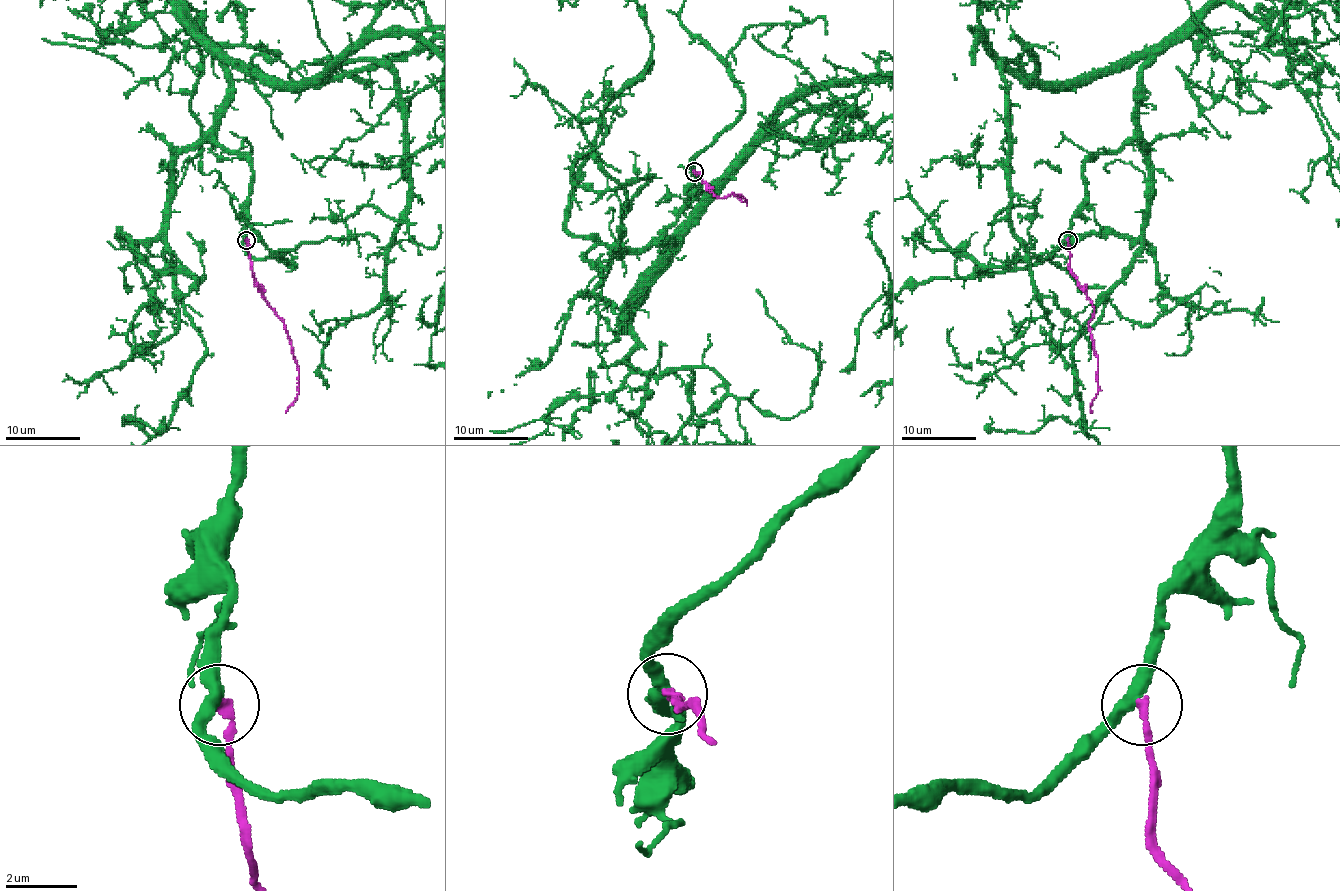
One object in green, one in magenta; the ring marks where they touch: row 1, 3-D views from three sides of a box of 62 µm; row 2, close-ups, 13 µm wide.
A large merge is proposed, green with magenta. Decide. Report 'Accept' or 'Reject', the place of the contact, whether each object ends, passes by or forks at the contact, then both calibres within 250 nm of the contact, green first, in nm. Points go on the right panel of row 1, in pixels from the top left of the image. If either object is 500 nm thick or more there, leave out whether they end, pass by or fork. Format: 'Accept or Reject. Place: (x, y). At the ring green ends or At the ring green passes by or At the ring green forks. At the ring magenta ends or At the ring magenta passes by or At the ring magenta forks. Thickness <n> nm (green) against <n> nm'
Reject. Place: (1067, 240). At the ring green passes by. At the ring magenta ends. Thickness 380 nm (green) against 200 nm

